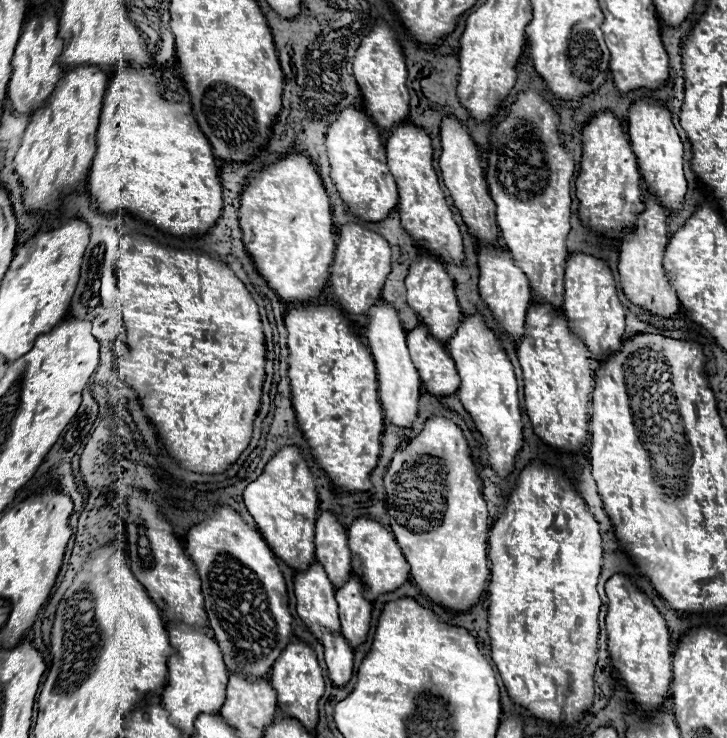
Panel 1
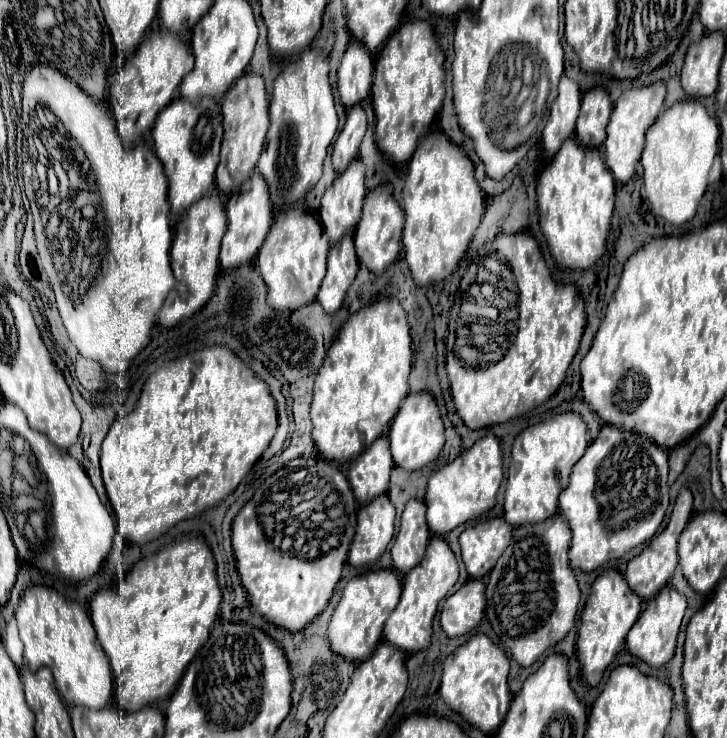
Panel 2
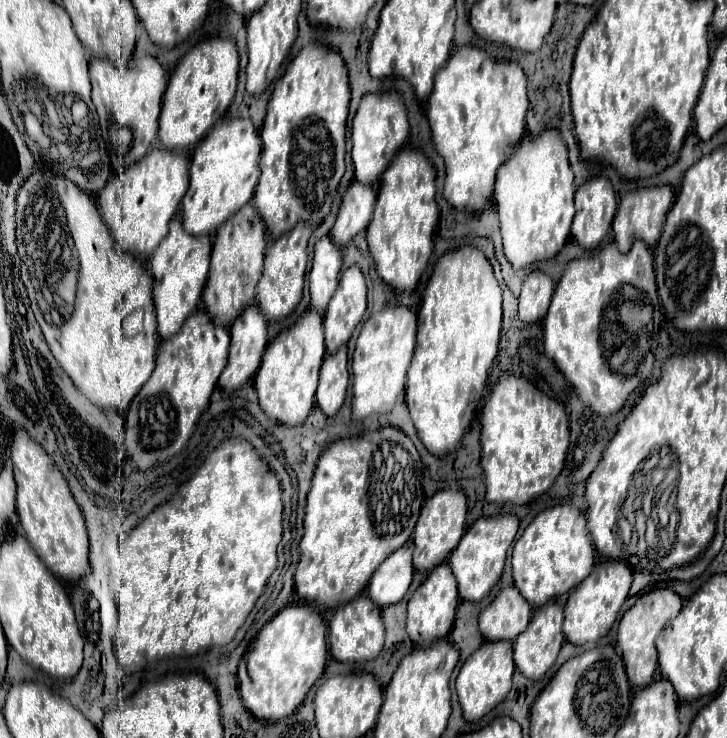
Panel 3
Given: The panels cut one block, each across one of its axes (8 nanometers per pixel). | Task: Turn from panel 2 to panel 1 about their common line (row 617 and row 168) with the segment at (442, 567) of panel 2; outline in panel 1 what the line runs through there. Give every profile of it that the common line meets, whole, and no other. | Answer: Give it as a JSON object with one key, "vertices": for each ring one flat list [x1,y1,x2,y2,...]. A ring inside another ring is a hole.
{"vertices":[[408,120,396,124,396,128,390,132,386,140,386,156,388,156,388,168,398,184,398,194,400,194,398,212,404,230,414,240,424,242,424,246,430,252,434,252,442,262,460,264,464,258,462,234,454,220,454,212,446,202,446,194,440,188,438,174,432,166,432,140,426,134,426,130,414,126]]}

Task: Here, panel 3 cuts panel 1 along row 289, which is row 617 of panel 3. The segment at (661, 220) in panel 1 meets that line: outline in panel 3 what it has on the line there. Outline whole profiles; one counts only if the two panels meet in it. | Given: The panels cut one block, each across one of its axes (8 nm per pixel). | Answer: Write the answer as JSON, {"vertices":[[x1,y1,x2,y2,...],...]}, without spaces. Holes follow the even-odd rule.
{"vertices":[[658,588,658,590,644,592,636,600,636,604,624,612,618,624,618,650,624,658,628,680,636,690,648,686,654,680,654,672,658,668,658,654,656,654,654,640,664,628,664,624,680,612,680,608,682,608,682,598,672,588]]}

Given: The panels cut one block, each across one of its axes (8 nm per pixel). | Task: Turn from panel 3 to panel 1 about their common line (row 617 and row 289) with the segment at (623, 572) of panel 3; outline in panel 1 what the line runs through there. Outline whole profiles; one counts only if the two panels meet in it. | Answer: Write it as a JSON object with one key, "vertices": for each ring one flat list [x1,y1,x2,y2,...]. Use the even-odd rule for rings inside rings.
{"vertices":[[572,252,566,260,566,278,564,278,564,314,570,322,572,332,576,332,584,342,590,352,590,358,594,360,606,360,612,352,620,350,620,342,624,336,624,306,618,300,618,290,616,282,612,276,612,270,608,264,600,258,594,258,584,252]]}

